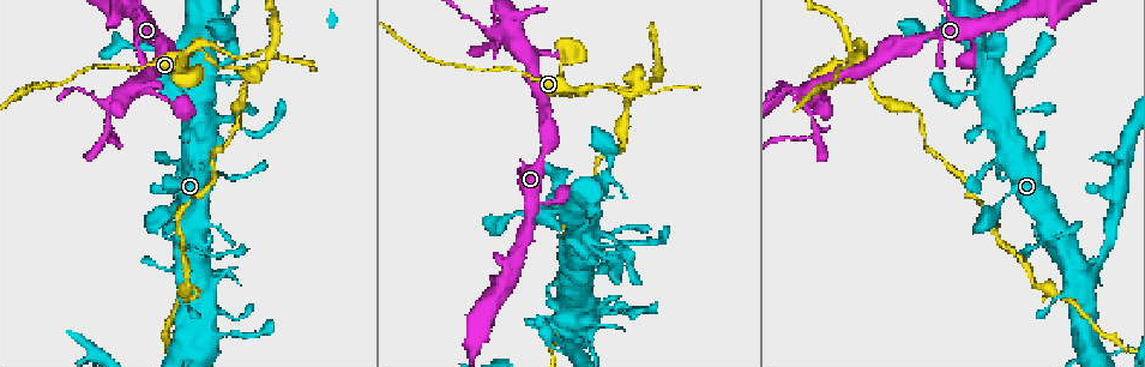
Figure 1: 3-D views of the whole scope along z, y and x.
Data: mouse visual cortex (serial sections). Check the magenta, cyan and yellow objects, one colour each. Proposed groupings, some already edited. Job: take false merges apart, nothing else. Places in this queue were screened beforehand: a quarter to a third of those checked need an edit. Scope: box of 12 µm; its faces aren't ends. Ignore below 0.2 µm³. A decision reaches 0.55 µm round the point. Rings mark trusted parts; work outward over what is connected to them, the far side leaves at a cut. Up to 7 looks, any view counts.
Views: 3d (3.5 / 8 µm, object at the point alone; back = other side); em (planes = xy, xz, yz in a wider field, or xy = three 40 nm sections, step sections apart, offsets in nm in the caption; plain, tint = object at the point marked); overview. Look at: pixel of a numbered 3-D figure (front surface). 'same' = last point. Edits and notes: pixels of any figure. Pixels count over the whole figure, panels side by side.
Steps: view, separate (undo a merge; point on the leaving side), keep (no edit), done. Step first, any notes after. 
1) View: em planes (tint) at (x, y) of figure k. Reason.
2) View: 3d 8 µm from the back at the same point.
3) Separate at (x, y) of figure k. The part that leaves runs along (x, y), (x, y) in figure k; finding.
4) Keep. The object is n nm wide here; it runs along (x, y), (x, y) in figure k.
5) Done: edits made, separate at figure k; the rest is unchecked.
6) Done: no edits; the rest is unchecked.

View: 3d 3.5 µm at (599, 181) of figure 1.

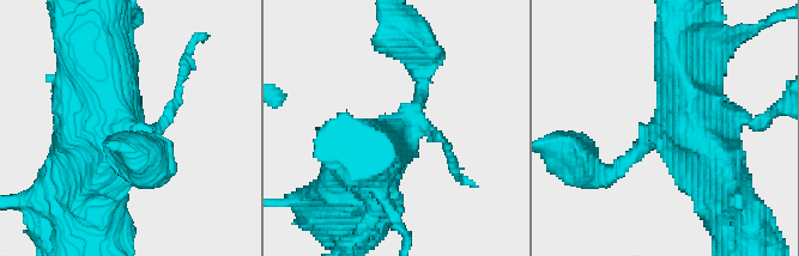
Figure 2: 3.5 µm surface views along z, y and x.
View: em xy step 5 (tint) at (665, 134) of figure 2.

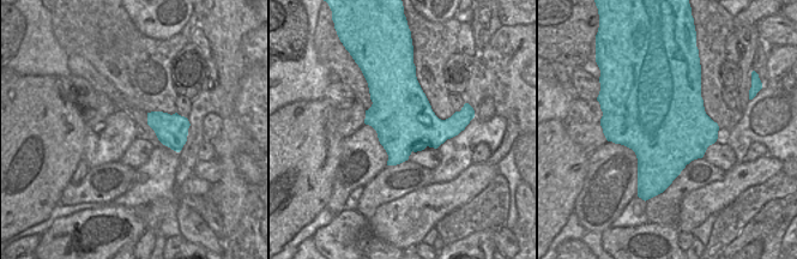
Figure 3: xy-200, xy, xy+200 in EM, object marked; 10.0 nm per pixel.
Keep. It runs along (353, 190), (421, 95) in figure 2; continuous, no second cell.

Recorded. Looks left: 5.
View: 3d 3.5 µm at (863, 43) of figure 1. Abrupt turn.

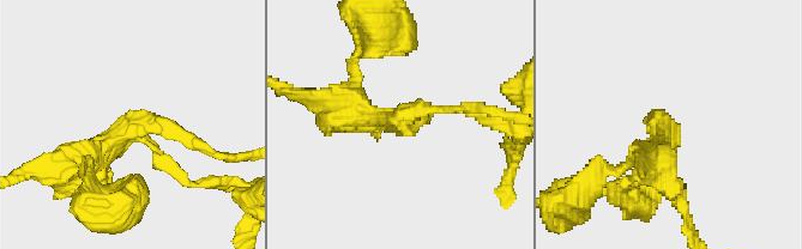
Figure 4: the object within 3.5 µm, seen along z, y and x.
View: em xy step 5 (tint) at (664, 131) of figure 4.

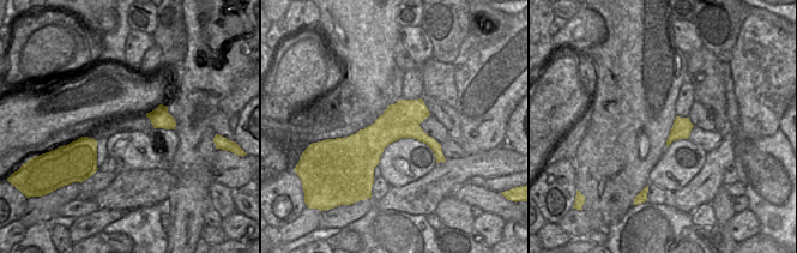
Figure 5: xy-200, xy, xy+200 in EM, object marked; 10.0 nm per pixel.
View: em xy step 2 (tint) at the same point.

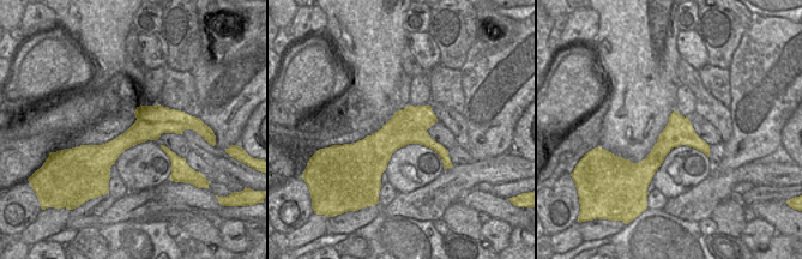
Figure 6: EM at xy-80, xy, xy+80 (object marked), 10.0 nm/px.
Separate at (170, 168) of figure 4. A second cell is stuck on.

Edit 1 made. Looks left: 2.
View: 3d 3.5 µm from the back at (570, 319) of figure 1. Sharp bend.

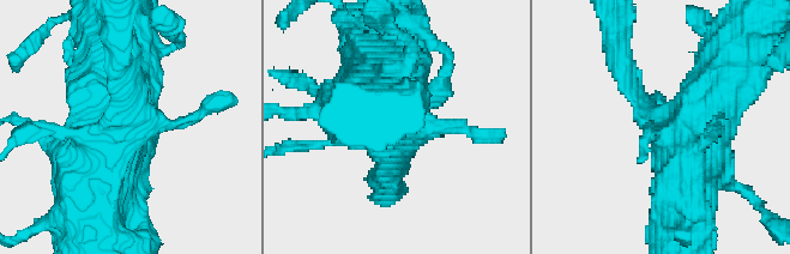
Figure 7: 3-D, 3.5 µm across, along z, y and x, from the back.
View: em xy step 5 (tint) at (123, 127) of figure 7. Now the EM.

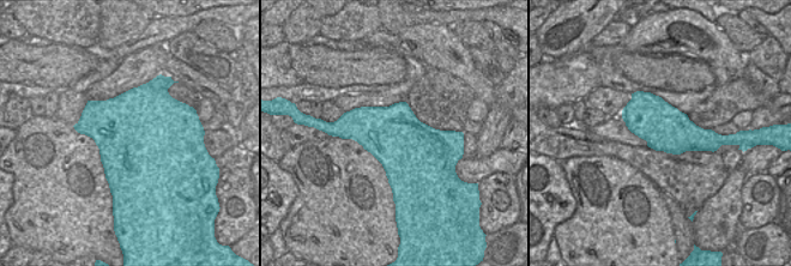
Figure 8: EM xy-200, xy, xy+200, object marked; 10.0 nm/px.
Keep. It runs along (731, 54), (692, 125), (680, 198) in figure 7; all the same cell.

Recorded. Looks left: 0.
Done: edits made, separate at figure 4; the rest is unchecked.

